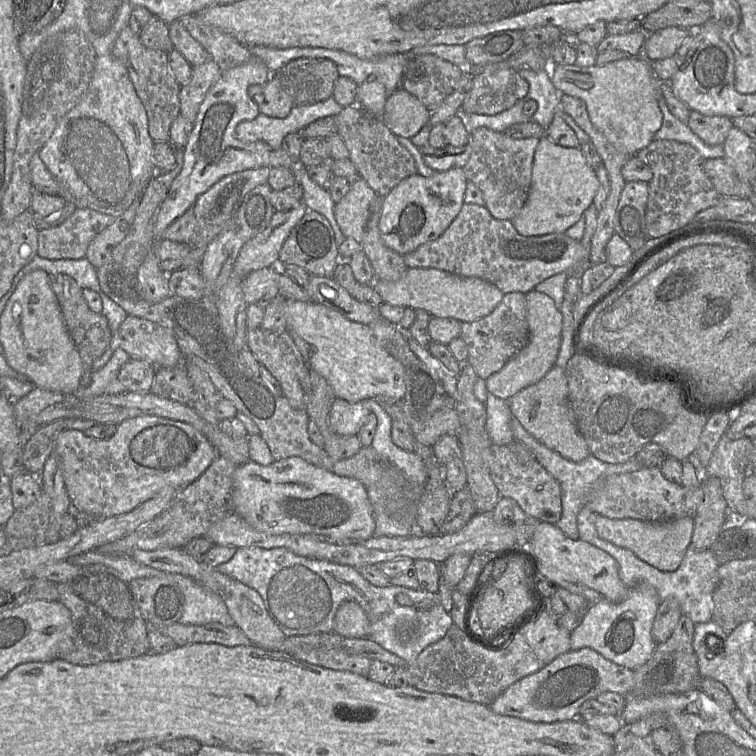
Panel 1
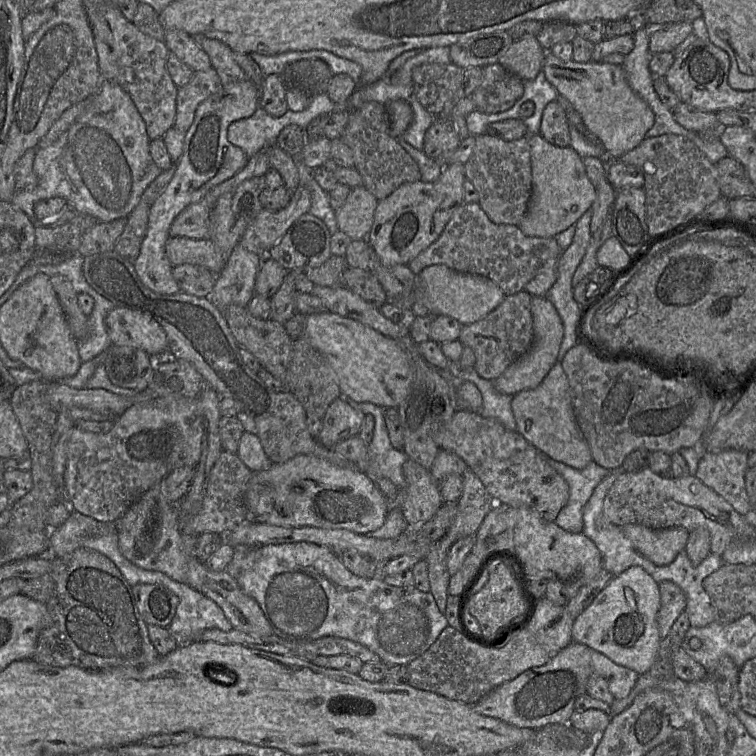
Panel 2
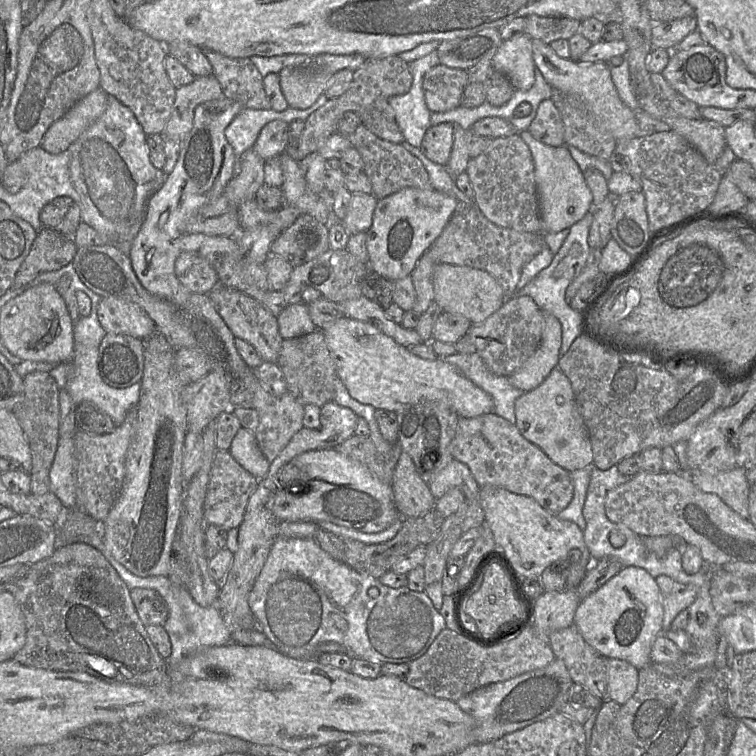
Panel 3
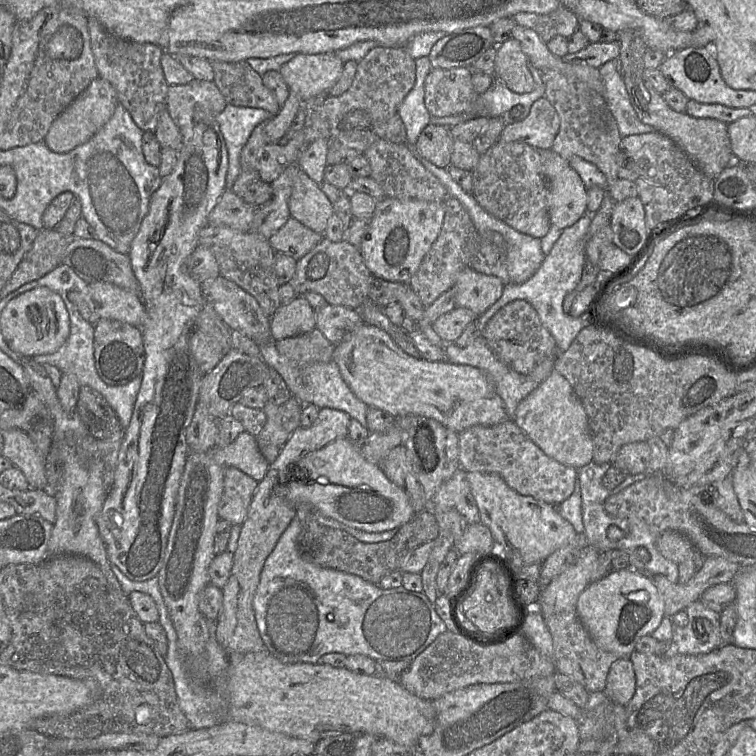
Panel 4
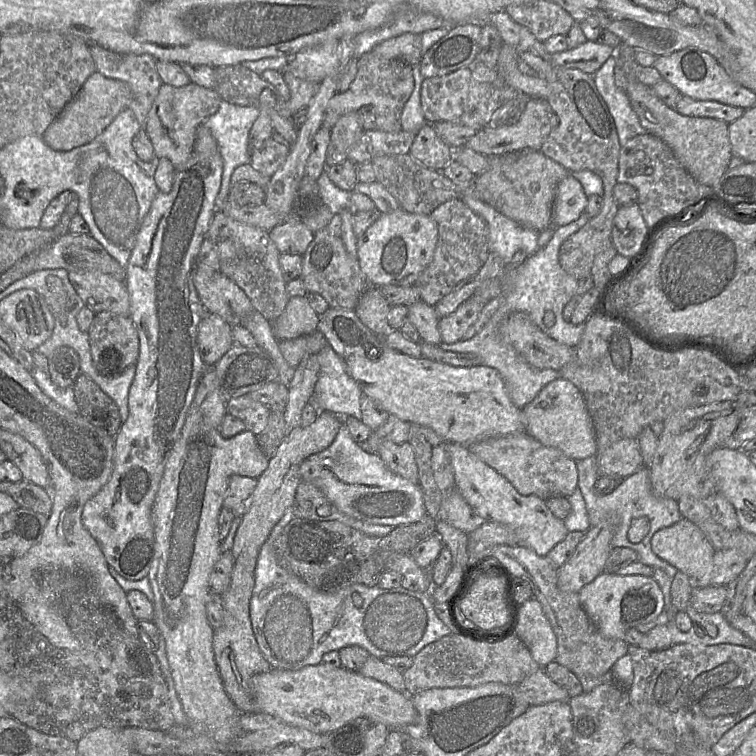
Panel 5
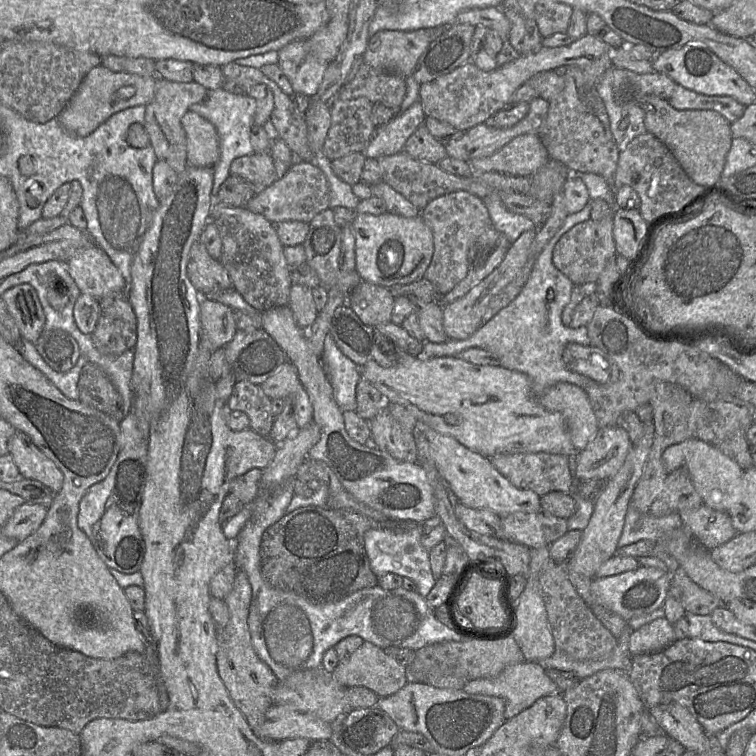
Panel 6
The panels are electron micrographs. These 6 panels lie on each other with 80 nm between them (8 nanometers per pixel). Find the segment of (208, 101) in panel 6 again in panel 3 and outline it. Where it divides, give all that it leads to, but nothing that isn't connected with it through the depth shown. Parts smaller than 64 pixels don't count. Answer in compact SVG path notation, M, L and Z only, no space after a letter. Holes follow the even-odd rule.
M326 94L320 95L317 100L306 109L295 109L288 106L282 112L272 109L243 109L225 128L224 134L234 150L235 157L240 161L241 155L252 149L261 129L273 120L282 120L291 123L295 120L306 121L310 114L327 102Z

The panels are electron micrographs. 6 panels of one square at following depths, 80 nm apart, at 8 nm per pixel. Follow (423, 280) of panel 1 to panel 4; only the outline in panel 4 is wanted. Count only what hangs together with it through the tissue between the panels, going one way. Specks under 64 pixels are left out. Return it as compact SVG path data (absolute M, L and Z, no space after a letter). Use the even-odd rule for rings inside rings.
M466 268L459 274L453 287L456 307L468 308L480 316L501 297L504 284L496 276Z

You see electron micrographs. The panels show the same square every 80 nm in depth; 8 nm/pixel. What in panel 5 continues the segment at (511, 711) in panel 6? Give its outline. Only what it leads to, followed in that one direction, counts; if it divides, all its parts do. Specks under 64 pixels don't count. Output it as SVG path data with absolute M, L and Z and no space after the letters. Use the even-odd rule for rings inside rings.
M545 667L539 668L518 683L516 687L529 706L537 706L554 701L568 703L570 699L568 693L549 678Z

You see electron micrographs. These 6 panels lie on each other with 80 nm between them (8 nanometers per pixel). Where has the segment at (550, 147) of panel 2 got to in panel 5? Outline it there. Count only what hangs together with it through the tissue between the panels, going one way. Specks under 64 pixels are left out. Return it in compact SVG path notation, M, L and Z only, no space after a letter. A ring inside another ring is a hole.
M572 174L559 183L554 198L552 224L555 226L565 226L577 220L588 203L582 184Z

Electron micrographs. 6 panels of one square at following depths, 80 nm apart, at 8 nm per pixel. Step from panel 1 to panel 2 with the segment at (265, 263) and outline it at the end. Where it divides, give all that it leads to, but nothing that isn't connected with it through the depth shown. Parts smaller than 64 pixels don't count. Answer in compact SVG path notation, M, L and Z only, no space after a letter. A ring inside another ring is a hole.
M298 185L285 208L277 211L263 209L248 225L239 244L250 252L267 256L294 222L309 211L310 206L310 191Z

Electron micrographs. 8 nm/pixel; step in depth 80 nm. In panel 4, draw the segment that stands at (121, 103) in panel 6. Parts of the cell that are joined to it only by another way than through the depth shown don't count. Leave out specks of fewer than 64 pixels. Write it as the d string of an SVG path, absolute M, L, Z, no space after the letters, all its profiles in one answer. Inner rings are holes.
M98 76L53 121L44 142L56 153L66 153L91 139L111 118L118 104L117 93L106 79Z

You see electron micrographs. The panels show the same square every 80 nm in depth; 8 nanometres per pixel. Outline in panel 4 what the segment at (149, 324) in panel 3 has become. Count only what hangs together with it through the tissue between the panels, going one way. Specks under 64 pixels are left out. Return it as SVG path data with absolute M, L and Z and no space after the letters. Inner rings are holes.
M112 283L88 284L98 318L119 320L142 328L146 309L142 299Z

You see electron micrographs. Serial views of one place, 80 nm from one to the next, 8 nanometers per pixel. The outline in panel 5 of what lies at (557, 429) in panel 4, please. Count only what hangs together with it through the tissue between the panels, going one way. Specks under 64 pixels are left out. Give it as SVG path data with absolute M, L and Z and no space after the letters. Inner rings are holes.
M557 378L522 408L525 432L545 446L557 448L574 461L597 454L596 432L582 392L569 380Z

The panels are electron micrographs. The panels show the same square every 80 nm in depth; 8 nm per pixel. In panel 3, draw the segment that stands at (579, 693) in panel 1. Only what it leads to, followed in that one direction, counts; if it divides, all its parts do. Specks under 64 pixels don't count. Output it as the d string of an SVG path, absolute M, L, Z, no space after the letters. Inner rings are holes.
M555 658L546 667L478 688L456 703L475 721L475 743L486 743L560 713L573 684L564 661ZM607 658L607 698L624 705L636 692L638 669L625 660Z

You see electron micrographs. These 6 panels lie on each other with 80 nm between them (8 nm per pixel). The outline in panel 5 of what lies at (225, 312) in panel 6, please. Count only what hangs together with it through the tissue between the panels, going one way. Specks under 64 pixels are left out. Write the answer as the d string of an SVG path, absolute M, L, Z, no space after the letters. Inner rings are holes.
M207 312L197 333L197 344L206 367L213 367L233 345L232 325Z

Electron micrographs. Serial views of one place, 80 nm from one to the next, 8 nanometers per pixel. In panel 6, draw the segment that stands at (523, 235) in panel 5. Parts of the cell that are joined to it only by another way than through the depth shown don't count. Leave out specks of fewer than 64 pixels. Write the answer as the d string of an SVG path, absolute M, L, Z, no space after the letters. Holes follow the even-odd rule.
M491 194L482 201L488 210L492 226L503 233L510 244L514 243L523 232L538 230L529 218L508 211L498 195Z

